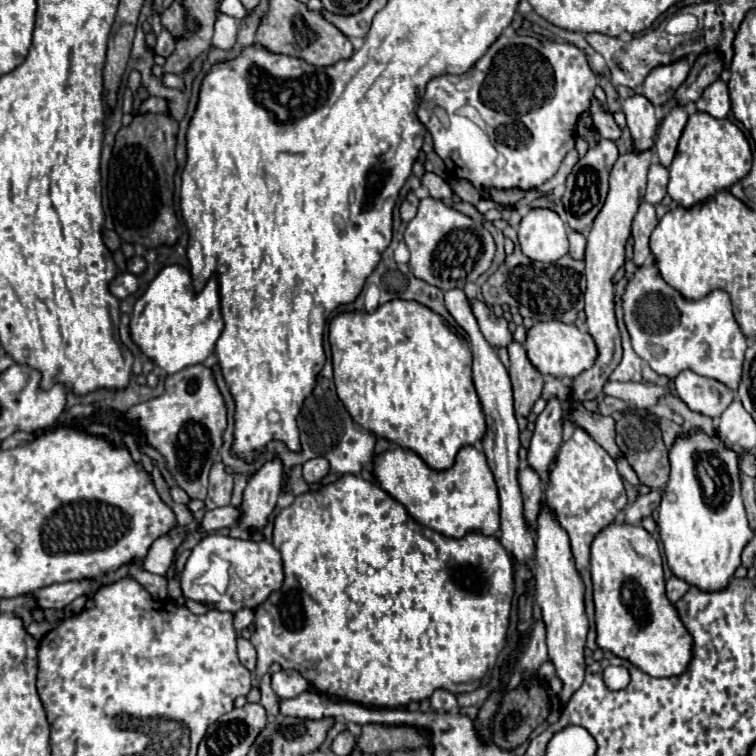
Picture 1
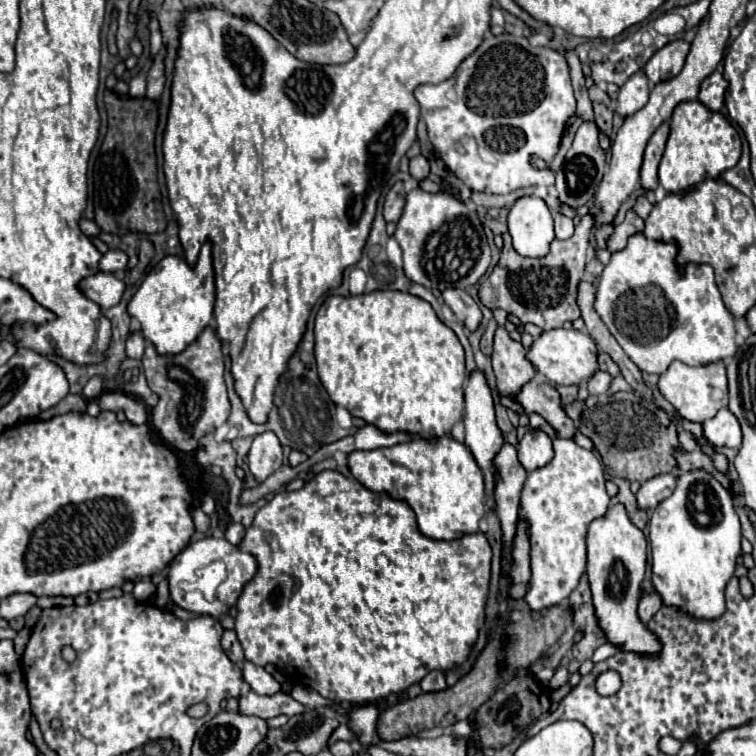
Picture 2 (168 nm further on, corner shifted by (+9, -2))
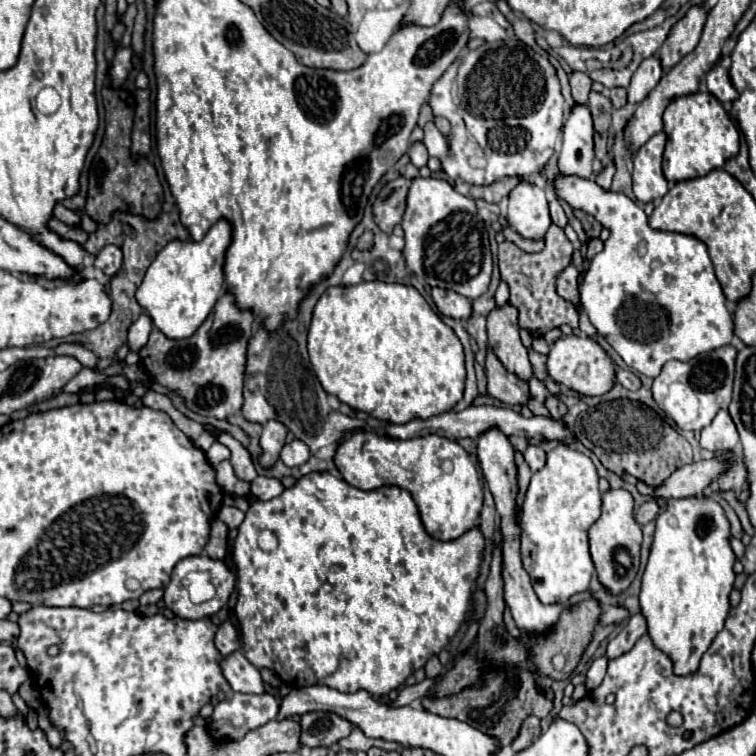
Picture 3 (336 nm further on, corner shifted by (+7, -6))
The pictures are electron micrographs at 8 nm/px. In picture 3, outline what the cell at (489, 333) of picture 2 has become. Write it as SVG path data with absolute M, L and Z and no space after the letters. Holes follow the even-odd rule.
M487 346L487 390L493 398L501 400L503 404L509 406L525 406L531 400L529 394L529 384L521 382L519 378L513 378L513 374L509 374L499 358L493 354L491 346Z

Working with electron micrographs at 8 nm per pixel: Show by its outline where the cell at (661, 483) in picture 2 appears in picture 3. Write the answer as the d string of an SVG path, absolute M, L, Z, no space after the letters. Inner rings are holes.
M701 460L689 466L681 466L661 486L655 488L653 498L669 500L669 498L687 498L693 494L701 494L711 482L717 480L717 476L727 466L729 464L723 464L719 460Z

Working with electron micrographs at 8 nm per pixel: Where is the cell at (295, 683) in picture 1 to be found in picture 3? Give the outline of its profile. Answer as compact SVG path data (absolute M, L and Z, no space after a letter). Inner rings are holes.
M237 650L237 654L231 654L221 664L223 674L231 688L235 692L245 694L265 694L265 682L259 674L259 670Z

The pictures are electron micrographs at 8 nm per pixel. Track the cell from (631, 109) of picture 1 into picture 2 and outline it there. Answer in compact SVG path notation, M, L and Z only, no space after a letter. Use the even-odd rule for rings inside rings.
M643 70L635 72L619 90L617 112L623 118L627 118L627 116L635 114L637 110L641 110L647 104L649 90L651 90L651 84L647 82L647 76L643 74Z

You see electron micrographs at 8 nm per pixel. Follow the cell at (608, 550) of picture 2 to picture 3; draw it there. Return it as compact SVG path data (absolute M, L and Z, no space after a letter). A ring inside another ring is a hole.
M609 490L603 494L599 520L589 528L591 558L597 570L599 582L615 596L625 592L639 572L639 548L641 548L641 526L633 518L633 498L625 490Z

